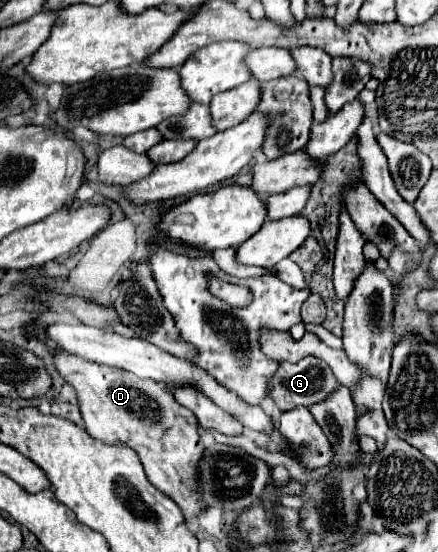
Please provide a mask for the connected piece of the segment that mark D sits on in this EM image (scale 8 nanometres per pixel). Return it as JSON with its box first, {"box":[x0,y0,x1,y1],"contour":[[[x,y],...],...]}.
{"box":[24,321,204,517],"contour":[[[28,321],[24,331],[50,347],[56,371],[76,391],[86,431],[94,439],[102,439],[106,443],[122,441],[134,447],[148,481],[166,493],[182,509],[184,517],[198,515],[202,511],[202,501],[198,501],[198,493],[194,491],[194,481],[190,481],[190,477],[194,477],[194,461],[202,455],[204,445],[198,437],[198,421],[194,413],[174,399],[172,389],[156,381],[142,381],[124,369],[70,355],[64,349],[58,349],[58,345],[48,339],[46,327],[40,327],[36,321]]]}

